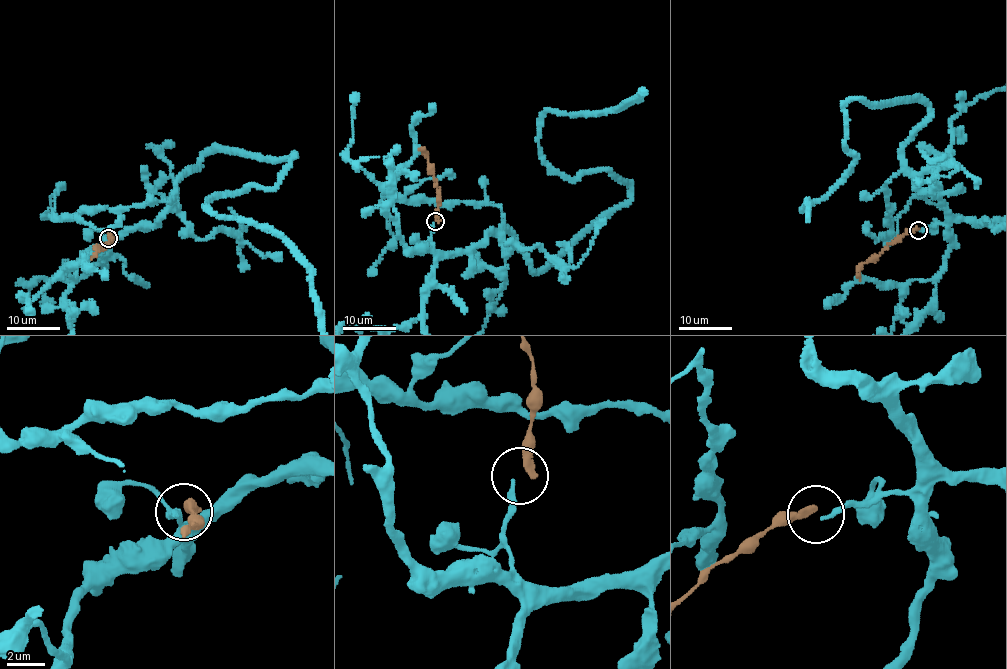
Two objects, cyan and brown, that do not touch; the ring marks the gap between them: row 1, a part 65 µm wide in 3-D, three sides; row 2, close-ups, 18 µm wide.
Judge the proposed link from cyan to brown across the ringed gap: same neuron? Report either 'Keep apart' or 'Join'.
Keep apart

